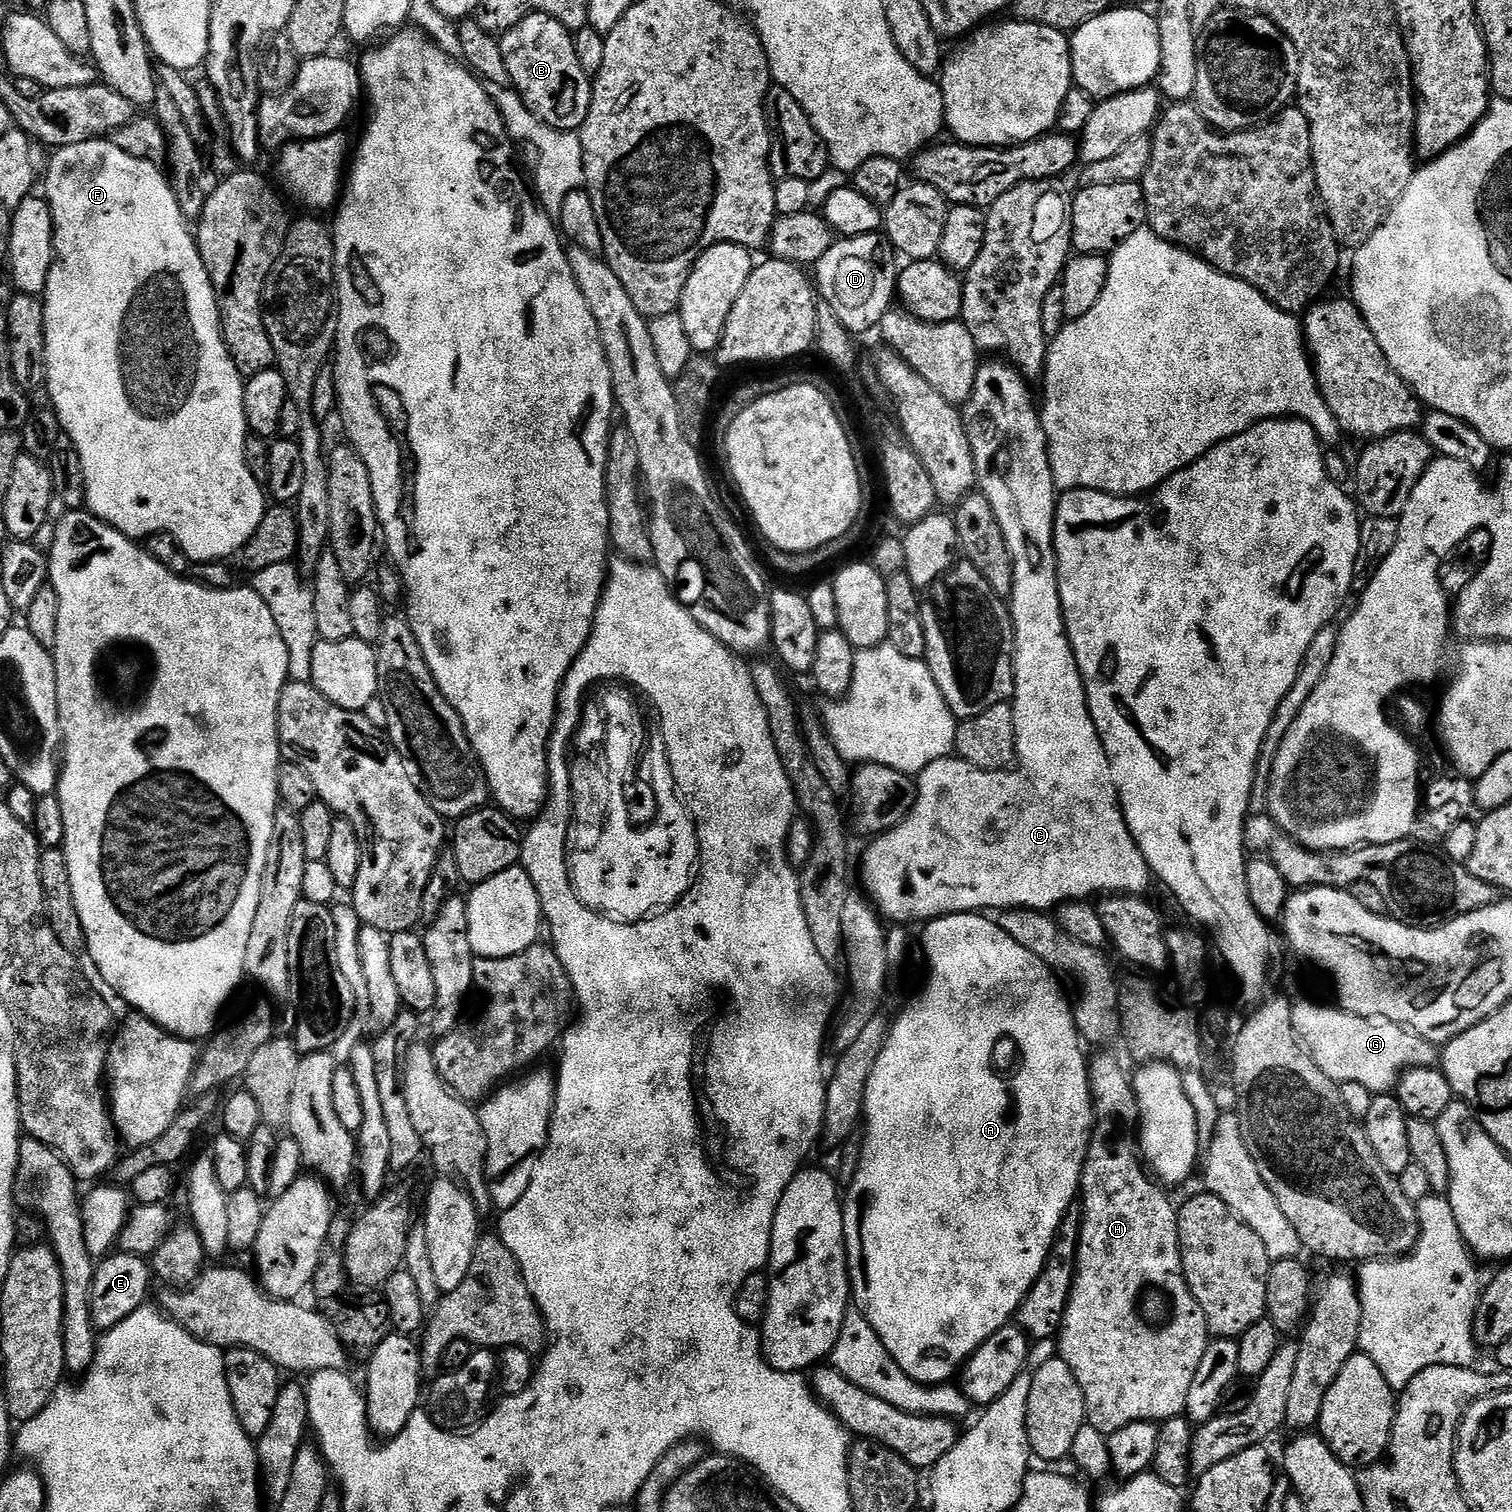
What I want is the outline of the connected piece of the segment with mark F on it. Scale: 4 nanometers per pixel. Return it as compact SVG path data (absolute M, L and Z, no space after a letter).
M111 139L66 146L53 151L51 156L46 199L54 218L56 256L52 259L50 278L42 297L48 371L46 385L52 399L51 407L60 420L63 435L72 439L81 458L87 511L137 542L143 541L143 536L152 536L155 532L169 532L180 543L181 550L196 564L207 564L209 560L227 561L227 556L235 552L237 555L248 543L254 530L258 530L266 511L266 492L261 481L256 480L246 467L244 447L250 434L244 409L246 380L240 375L238 366L234 366L224 341L214 286L200 257L193 229L174 198L169 177L157 165L118 150Z

